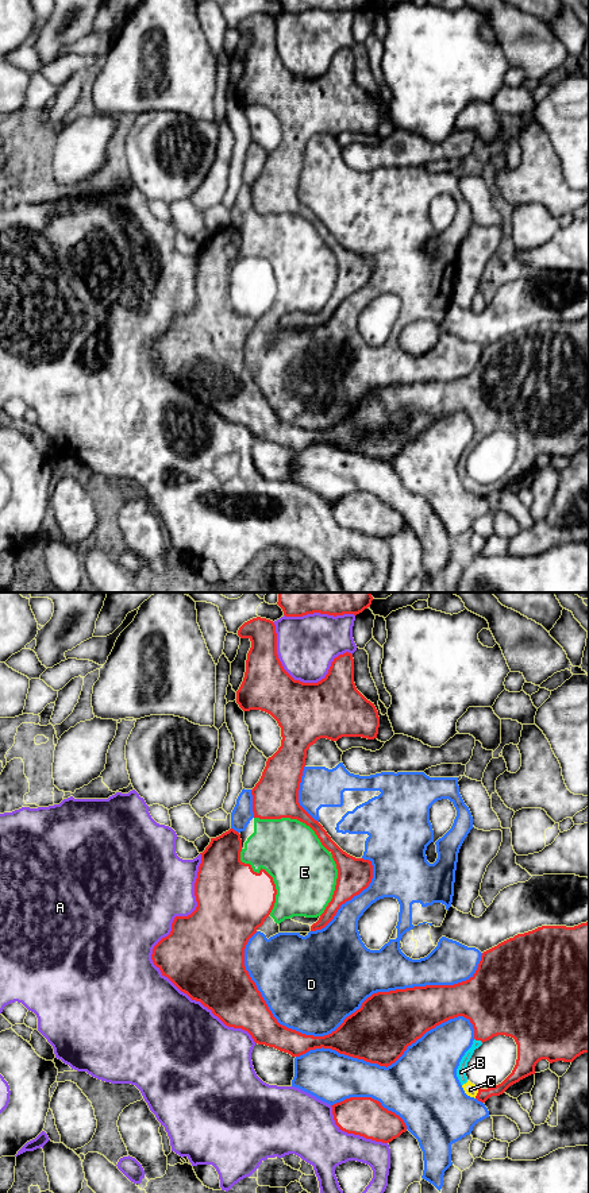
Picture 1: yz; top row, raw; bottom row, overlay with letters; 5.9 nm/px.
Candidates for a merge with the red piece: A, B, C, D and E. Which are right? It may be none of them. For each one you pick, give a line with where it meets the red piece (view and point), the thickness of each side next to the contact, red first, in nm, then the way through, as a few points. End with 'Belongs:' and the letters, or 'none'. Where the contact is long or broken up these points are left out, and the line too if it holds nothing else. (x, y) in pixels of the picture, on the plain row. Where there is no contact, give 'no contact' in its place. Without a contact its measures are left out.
B: meets red in yz at (478, 435); 400 nm thick on the red side, 60 nm on the other
C: meets red in yz at (477, 489); 70 nm thick on the red side, 80 nm on the other
E: meets red in yz at (322, 239); 180 nm thick on the red side, 380 nm on the other
Belongs: B, C, E

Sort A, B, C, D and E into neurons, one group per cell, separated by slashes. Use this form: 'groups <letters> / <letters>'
groups A / B C E / D

